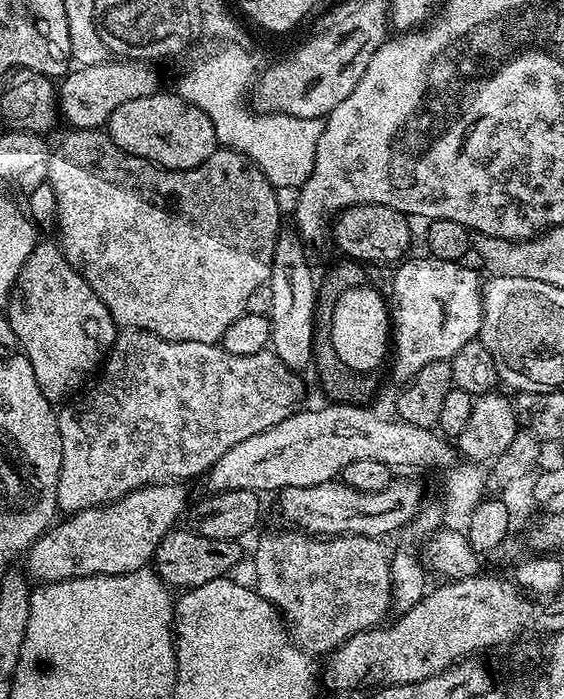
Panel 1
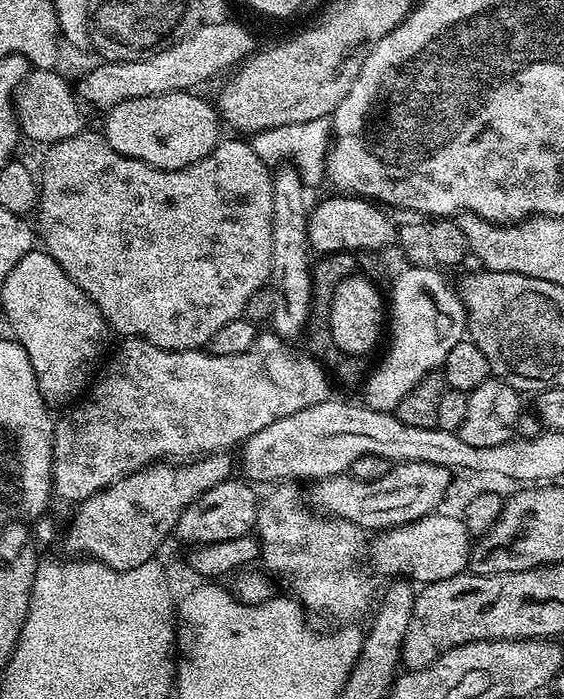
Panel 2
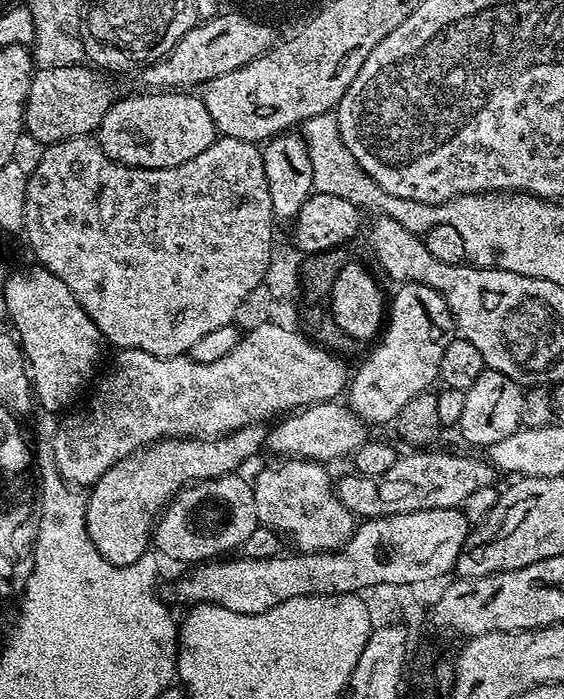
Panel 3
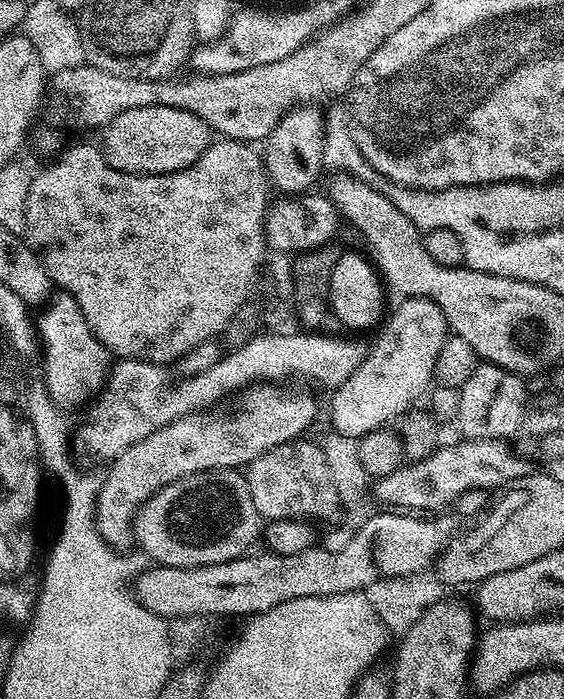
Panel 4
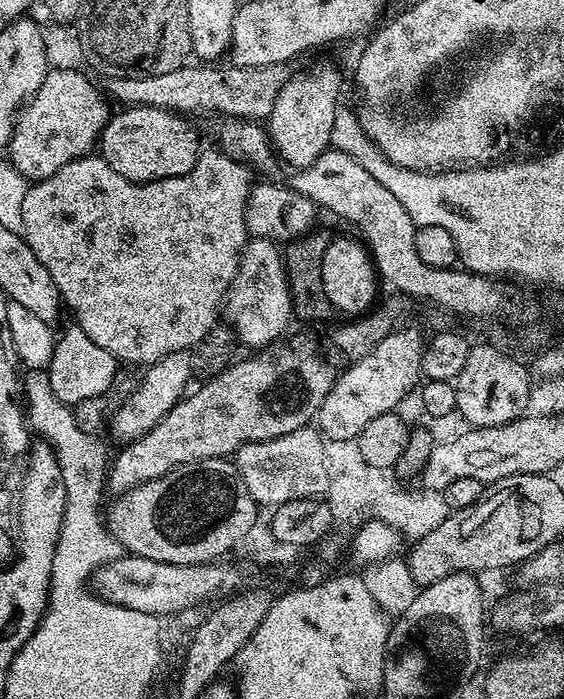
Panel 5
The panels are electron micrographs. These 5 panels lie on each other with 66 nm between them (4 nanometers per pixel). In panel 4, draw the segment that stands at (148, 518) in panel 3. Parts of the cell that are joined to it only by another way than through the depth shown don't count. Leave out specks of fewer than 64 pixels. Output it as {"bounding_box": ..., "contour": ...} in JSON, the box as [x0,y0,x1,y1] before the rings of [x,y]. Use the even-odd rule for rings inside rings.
{"bounding_box":[96,382,316,550],"contour":[[[257,382],[241,391],[238,399],[240,405],[233,412],[216,412],[220,410],[201,410],[192,412],[189,416],[178,418],[134,442],[126,450],[122,450],[111,461],[107,469],[104,485],[96,499],[96,528],[102,534],[104,541],[111,548],[128,550],[133,547],[132,519],[151,496],[162,486],[182,478],[186,474],[205,472],[215,468],[243,469],[251,464],[252,460],[266,450],[279,444],[291,444],[293,440],[303,437],[304,430],[316,418],[316,400],[308,392],[295,392],[292,386],[281,386],[276,382]]]}

